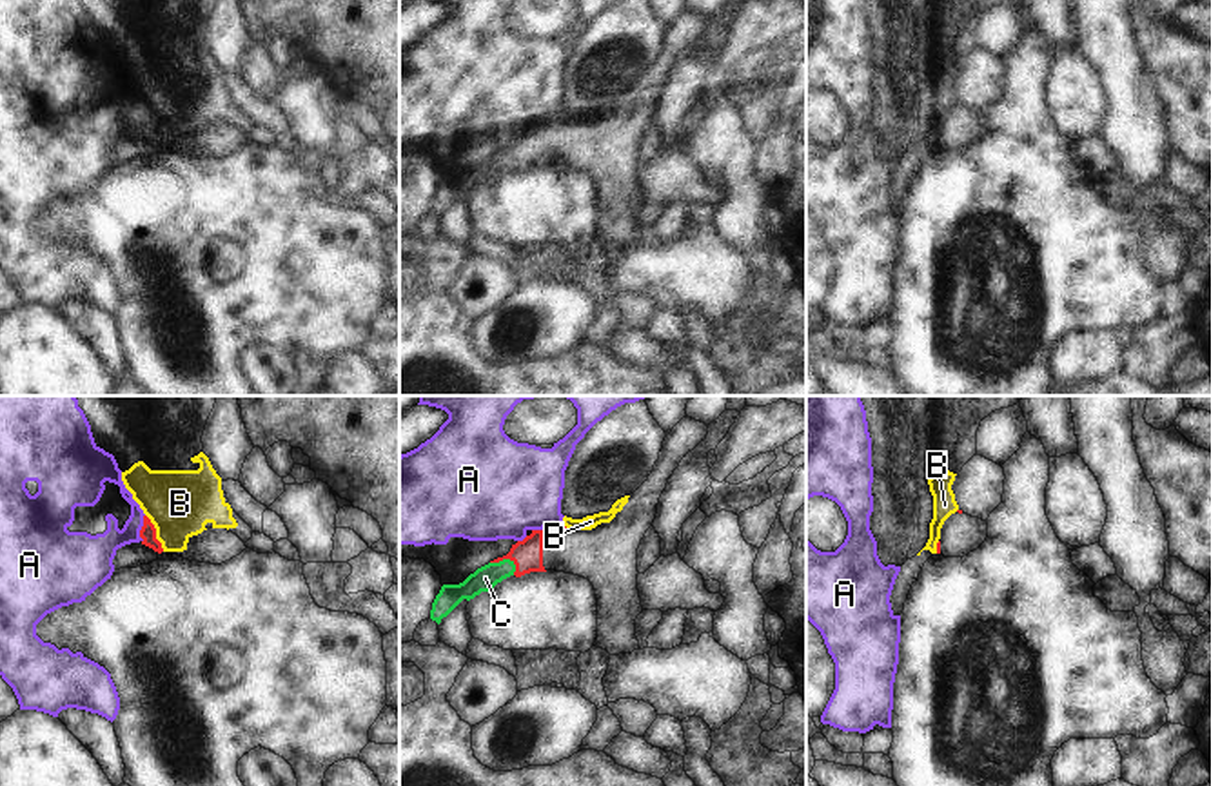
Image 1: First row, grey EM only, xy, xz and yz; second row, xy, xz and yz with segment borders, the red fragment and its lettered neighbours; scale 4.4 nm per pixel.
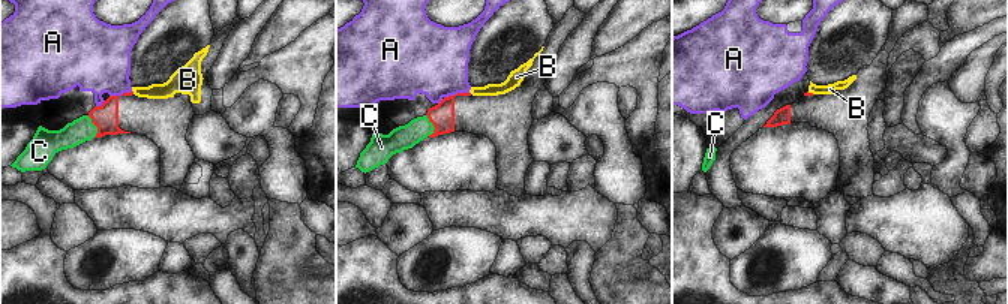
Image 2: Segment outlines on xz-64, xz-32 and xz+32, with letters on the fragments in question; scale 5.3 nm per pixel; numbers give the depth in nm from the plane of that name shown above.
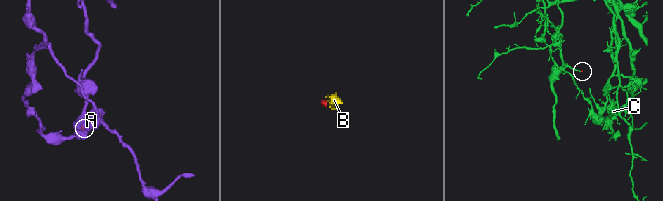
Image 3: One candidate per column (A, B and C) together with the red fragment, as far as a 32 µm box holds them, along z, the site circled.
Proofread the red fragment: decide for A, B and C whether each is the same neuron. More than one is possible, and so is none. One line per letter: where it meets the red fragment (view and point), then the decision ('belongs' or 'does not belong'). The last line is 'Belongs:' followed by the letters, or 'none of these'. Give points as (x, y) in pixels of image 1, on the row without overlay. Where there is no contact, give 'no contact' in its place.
A: meets red in xy at (142, 122); does not belong
B: meets red in xy at (155, 126); does not belong
C: meets red in xz at (505, 151); belongs
Belongs: C

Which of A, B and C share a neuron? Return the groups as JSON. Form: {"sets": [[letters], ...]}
{"sets": [["A"], ["B"], ["C"]]}

